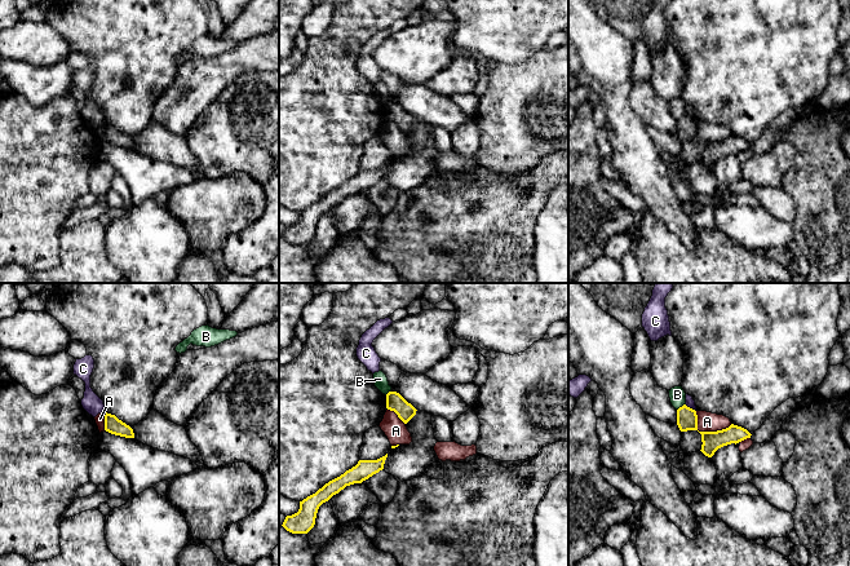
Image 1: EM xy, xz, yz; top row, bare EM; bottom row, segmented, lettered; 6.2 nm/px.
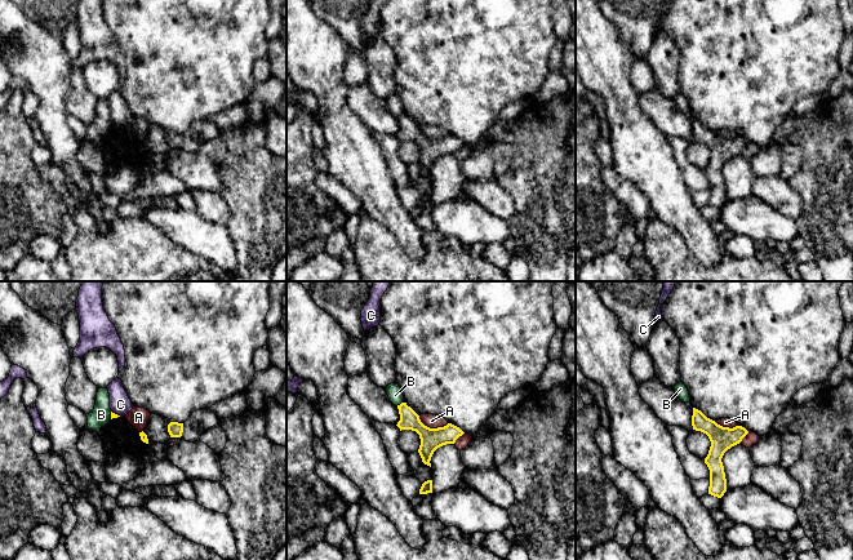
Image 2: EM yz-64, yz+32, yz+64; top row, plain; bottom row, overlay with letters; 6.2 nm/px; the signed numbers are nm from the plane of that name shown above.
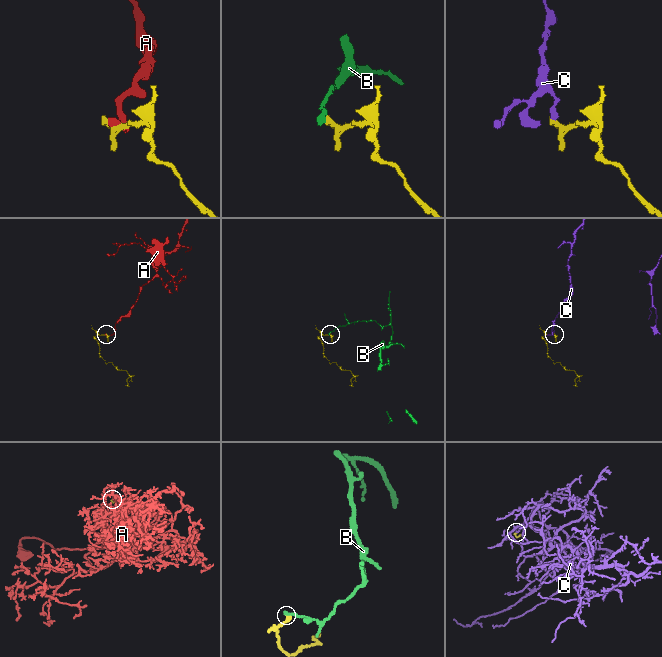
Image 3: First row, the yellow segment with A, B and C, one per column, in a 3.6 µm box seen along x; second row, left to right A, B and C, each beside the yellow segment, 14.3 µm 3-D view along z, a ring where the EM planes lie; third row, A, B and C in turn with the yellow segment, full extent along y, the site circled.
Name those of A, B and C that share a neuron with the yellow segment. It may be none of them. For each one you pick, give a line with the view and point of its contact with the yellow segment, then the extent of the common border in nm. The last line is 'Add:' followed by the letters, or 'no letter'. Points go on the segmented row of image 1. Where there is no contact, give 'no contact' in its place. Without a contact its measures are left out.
Add: no letter

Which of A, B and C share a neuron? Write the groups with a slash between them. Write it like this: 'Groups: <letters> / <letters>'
Groups: A / B / C

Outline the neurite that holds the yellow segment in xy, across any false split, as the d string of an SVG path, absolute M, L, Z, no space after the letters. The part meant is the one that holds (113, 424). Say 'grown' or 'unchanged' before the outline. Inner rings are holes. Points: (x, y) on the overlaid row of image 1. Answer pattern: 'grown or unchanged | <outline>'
unchanged | M107 412L105 415L105 430L115 435L134 438L133 429L129 425Z

